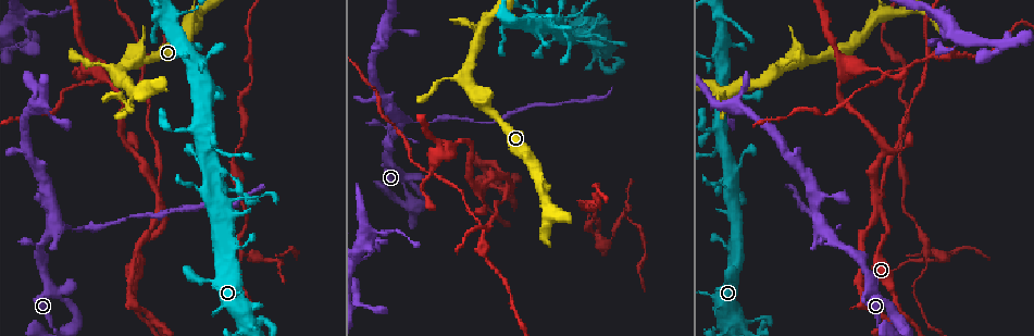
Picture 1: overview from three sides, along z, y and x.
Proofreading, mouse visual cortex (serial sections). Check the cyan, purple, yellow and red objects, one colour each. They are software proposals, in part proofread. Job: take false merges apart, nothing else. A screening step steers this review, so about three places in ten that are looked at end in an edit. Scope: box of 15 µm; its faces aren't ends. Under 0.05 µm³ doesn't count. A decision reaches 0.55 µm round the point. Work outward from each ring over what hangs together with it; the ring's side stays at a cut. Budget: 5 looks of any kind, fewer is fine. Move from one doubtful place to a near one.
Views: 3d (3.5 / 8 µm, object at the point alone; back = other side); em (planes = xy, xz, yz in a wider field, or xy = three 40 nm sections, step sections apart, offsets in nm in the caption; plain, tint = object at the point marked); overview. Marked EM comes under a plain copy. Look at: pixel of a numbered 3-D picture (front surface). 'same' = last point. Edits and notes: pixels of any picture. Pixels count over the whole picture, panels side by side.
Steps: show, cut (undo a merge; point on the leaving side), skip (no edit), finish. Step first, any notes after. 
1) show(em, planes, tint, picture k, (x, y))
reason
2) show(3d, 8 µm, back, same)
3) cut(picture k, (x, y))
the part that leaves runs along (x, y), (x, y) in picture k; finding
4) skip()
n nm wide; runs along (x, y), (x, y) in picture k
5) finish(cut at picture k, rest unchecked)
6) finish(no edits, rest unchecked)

show(3d, 3.5 µm, picture 1, (555, 39))
looks like a crossing

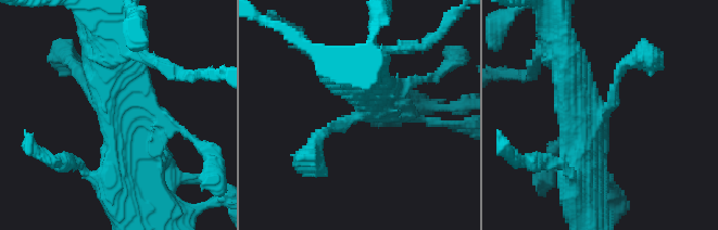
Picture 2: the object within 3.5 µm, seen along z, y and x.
show(em, planes, tint, picture 2, (117, 113))
4 arms; arms of 150, 150, 450, 500 nm

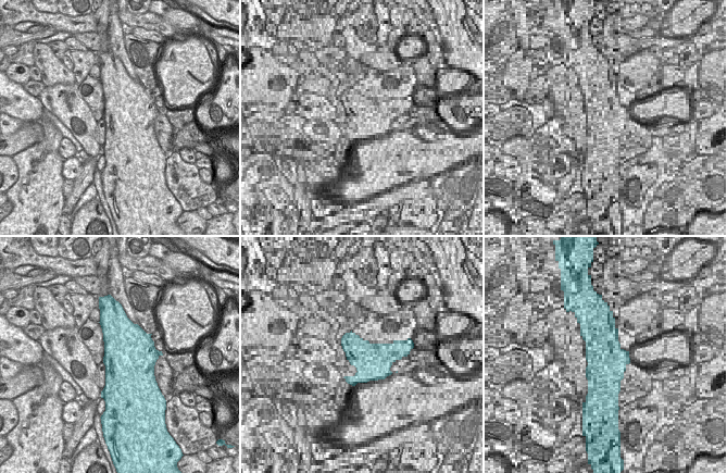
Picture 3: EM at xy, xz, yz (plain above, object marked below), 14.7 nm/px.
skip()
continuous, no second cell

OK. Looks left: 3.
show(3d, 3.5 µm, picture 1, (134, 95))
looks like a crossing

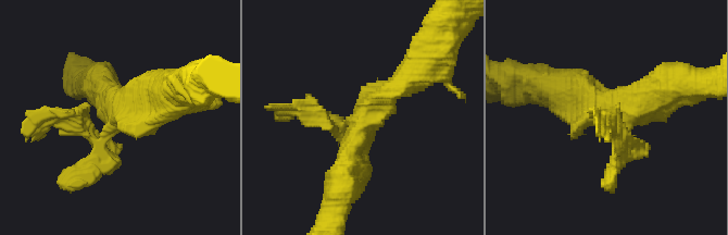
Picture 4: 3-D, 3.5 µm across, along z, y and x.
skip()
runs along (339, 193), (362, 123), (402, 84) in picture 4; continuous, no second cell

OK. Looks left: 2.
finish(no edits, rest unchecked)

